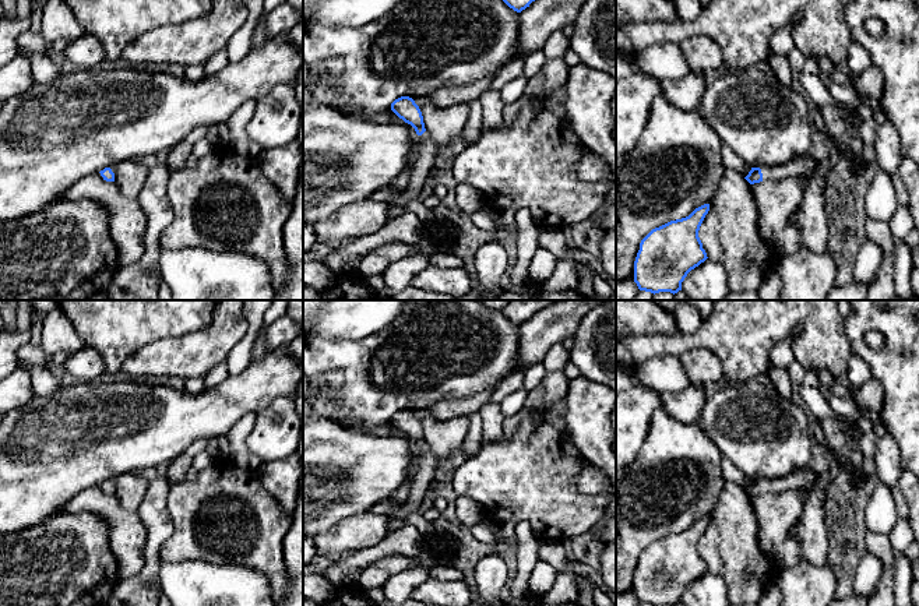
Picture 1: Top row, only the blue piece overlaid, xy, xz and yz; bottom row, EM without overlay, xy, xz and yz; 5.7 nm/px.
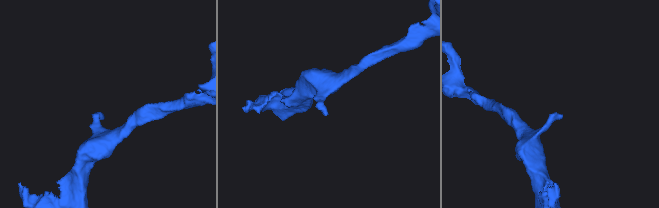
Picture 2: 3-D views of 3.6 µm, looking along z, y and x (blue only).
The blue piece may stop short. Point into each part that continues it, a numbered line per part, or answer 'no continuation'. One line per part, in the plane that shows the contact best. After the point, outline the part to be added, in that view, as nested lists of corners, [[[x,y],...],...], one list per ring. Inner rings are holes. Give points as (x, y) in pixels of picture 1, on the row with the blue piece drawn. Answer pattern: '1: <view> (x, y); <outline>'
1: yz (802, 166); [[[802,156],[786,165],[760,166],[760,169],[763,180],[781,180],[786,177],[809,176],[814,172],[816,166],[816,161]]]

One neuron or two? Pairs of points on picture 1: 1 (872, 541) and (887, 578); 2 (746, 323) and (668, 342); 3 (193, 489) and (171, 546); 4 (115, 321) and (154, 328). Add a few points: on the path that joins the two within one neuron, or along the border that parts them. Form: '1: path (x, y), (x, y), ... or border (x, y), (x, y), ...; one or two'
1: path (881, 550), (887, 559), (887, 568); one
2: path (726, 333), (715, 333), (687, 342); one
3: path (193, 503), (189, 528), (185, 532); one
4: path (125, 321), (144, 321); one

